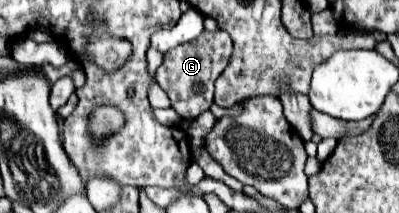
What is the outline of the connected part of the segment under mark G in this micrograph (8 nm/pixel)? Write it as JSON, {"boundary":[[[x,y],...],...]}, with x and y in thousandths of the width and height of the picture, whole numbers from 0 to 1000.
{"boundary":[[[559,141],[539,150],[509,150],[499,178],[449,207],[434,235],[414,244],[409,300],[393,319],[388,376],[393,394],[419,432],[434,516],[464,554],[464,563],[489,563],[504,526],[524,516],[534,488],[534,413],[539,376],[559,347],[559,319],[569,319],[574,272],[579,272],[579,178]]]}

